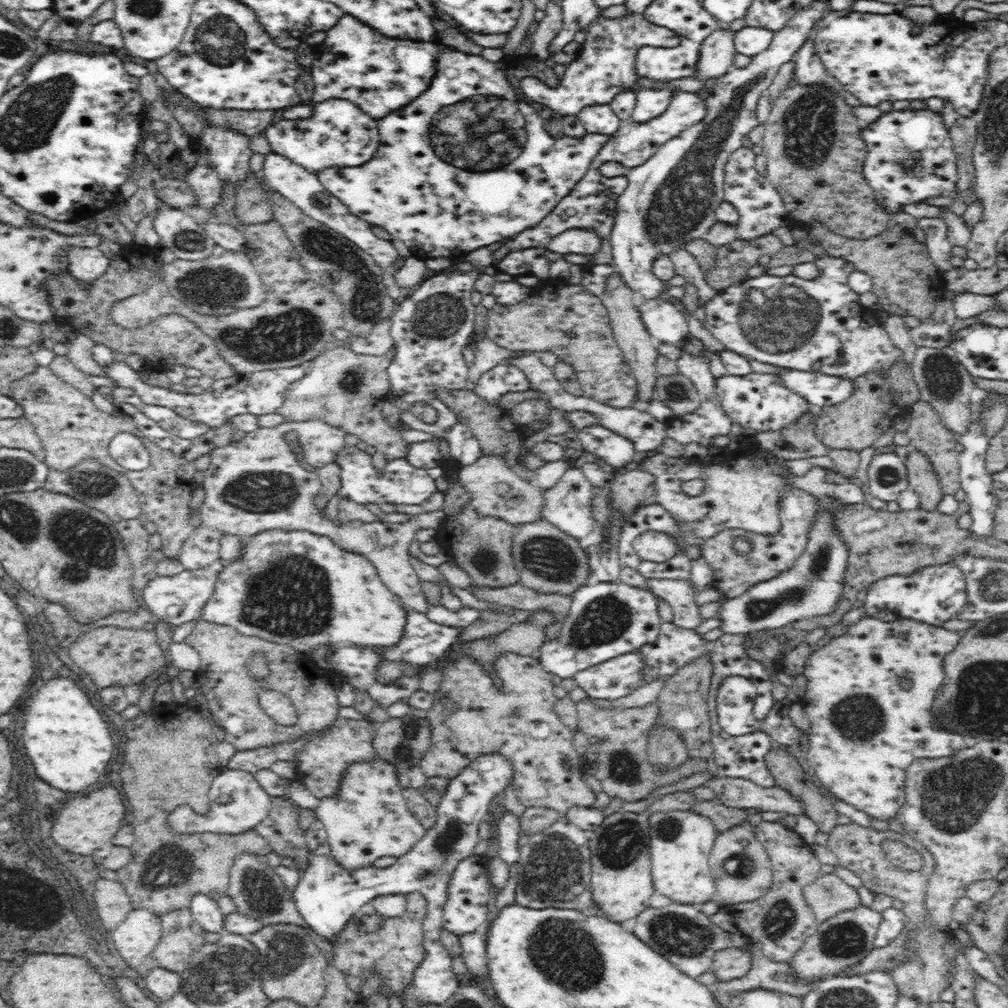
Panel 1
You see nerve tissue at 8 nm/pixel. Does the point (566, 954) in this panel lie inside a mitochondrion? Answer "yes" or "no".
yes

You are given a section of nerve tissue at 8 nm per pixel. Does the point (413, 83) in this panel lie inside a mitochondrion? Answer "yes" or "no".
no

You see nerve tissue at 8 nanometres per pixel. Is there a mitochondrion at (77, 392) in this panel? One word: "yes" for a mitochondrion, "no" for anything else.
no

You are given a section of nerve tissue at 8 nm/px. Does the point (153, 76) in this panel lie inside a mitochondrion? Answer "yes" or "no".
no

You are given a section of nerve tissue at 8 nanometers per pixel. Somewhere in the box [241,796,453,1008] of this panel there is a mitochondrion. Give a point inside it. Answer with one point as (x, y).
(286, 951)

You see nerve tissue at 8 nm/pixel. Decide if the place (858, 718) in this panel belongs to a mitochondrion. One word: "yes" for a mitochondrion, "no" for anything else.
yes

